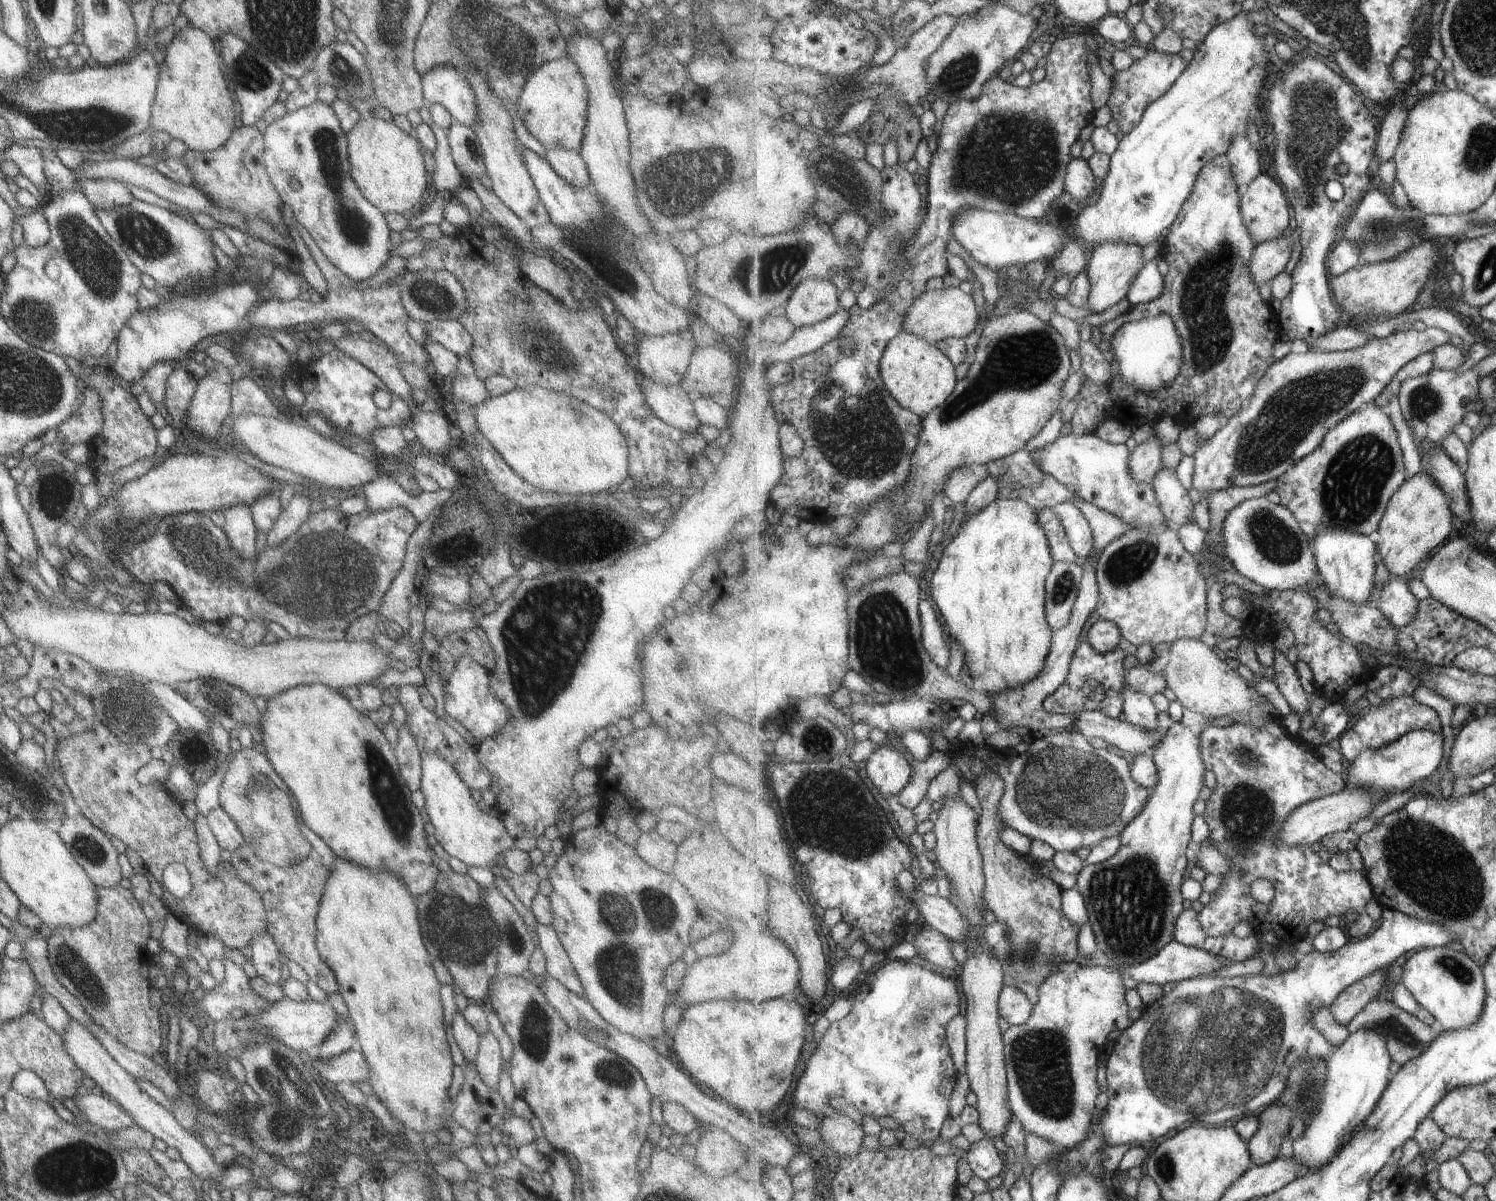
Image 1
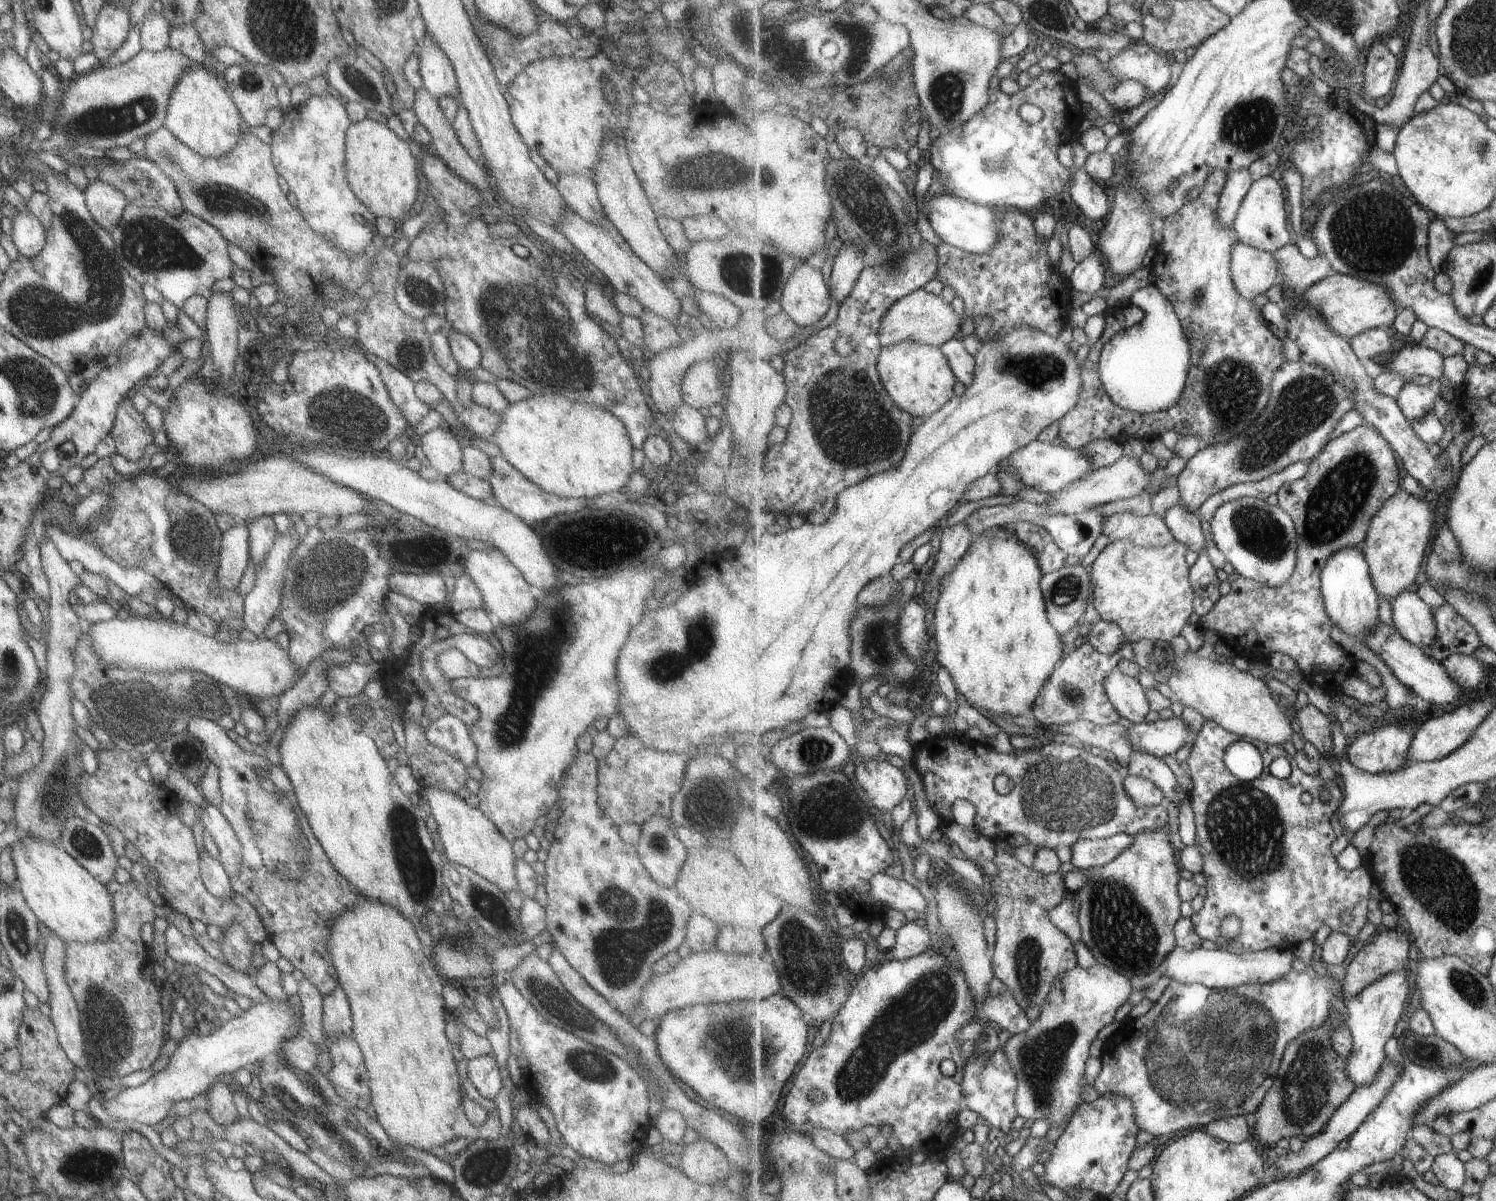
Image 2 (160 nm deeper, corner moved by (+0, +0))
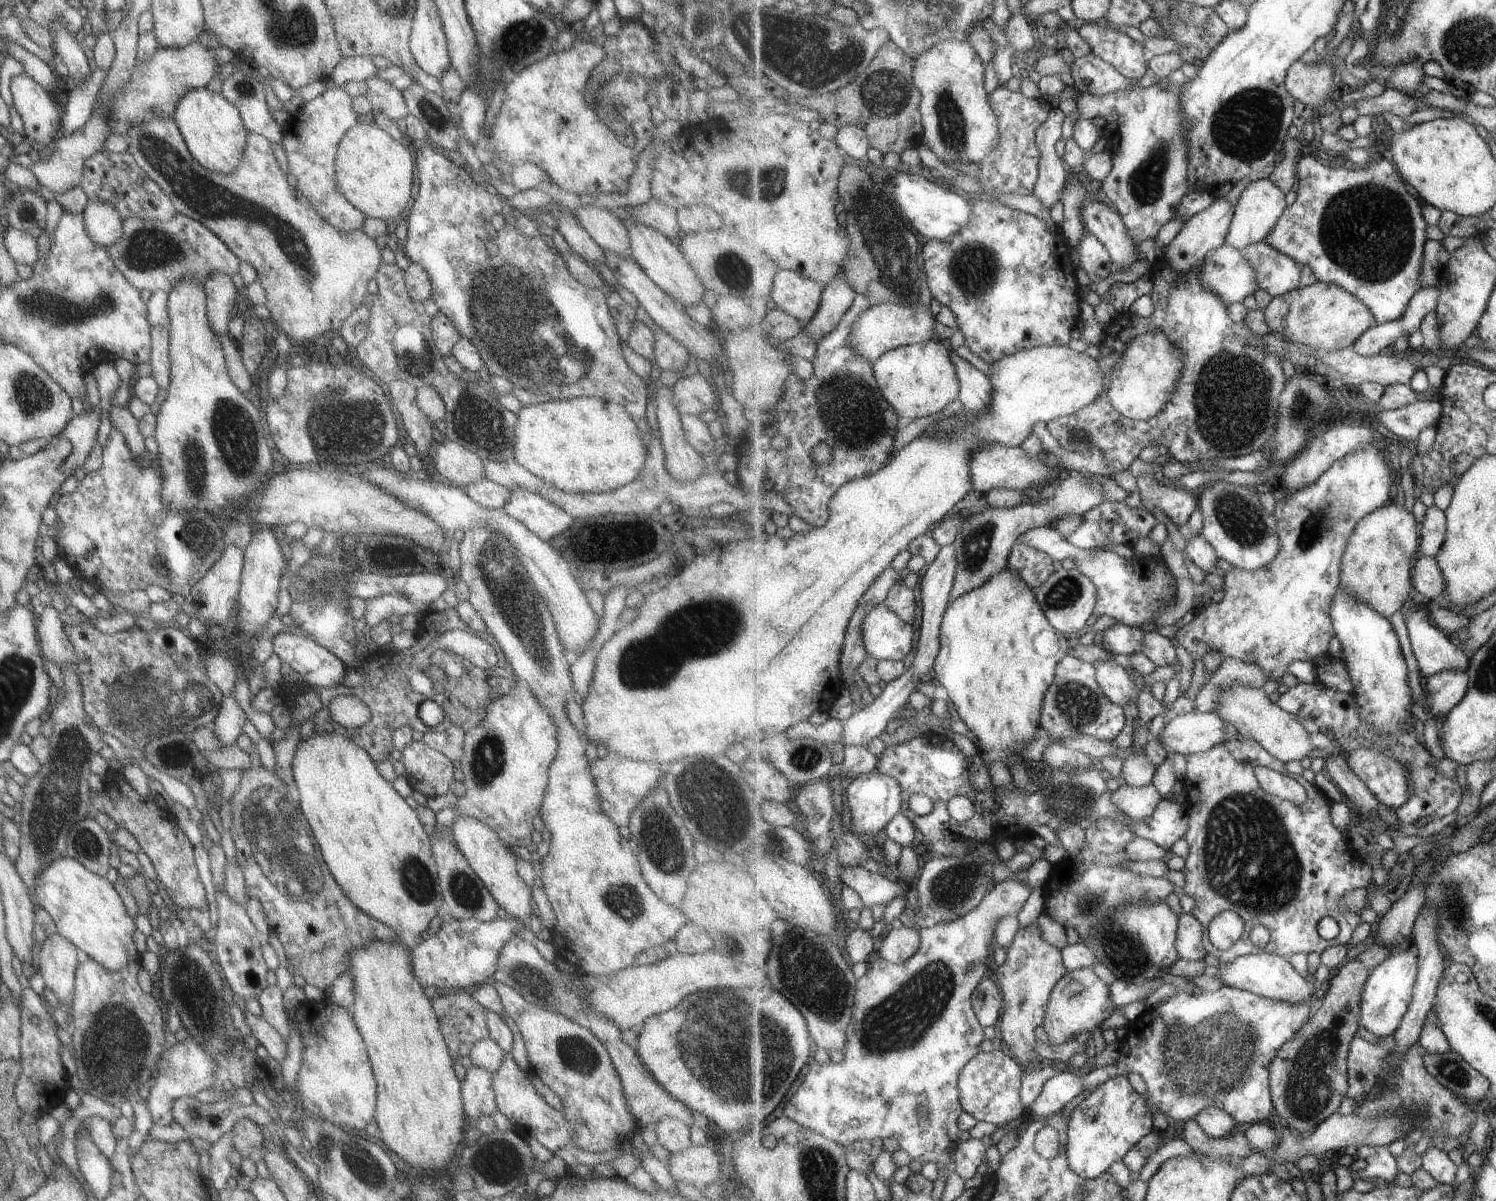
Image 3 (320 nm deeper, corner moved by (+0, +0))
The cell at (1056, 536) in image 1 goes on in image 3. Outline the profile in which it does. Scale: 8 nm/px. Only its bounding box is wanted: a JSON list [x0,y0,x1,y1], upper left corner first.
[1007,541,1055,590]

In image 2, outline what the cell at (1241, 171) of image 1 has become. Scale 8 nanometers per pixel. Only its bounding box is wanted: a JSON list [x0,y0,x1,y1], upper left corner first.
[1217,168,1255,227]

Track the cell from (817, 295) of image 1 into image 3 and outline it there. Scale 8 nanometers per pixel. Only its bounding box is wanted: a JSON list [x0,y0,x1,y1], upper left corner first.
[768,269,824,323]

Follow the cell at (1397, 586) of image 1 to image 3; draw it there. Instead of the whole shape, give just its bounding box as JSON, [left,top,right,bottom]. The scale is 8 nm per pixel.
[1406,608,1471,679]

